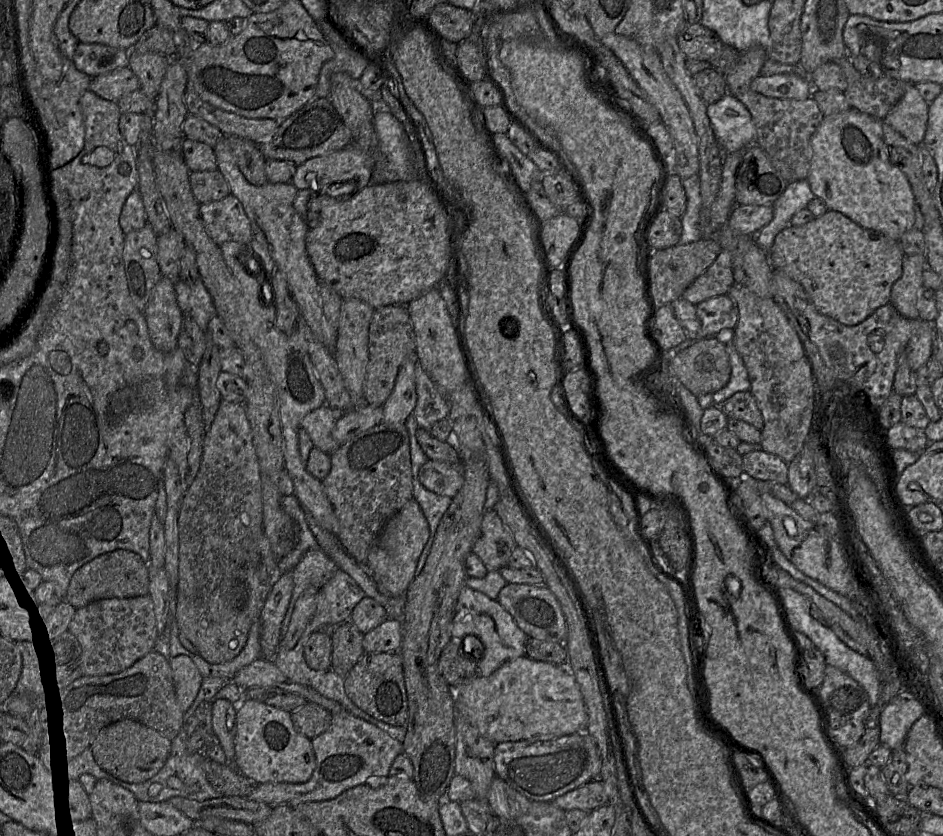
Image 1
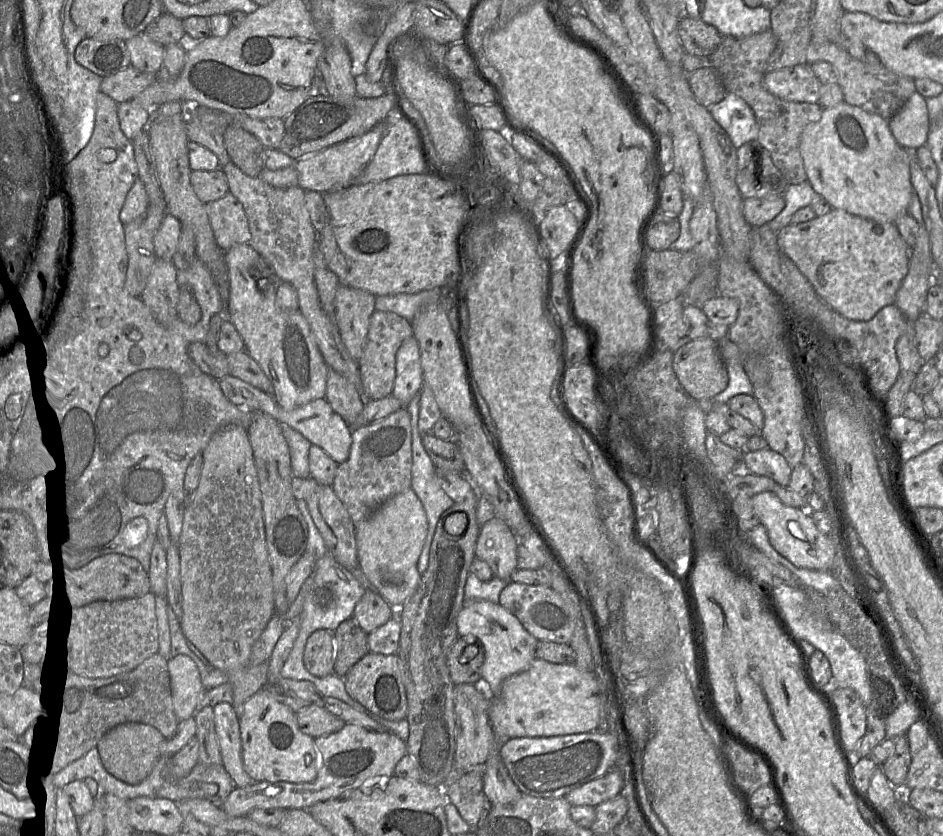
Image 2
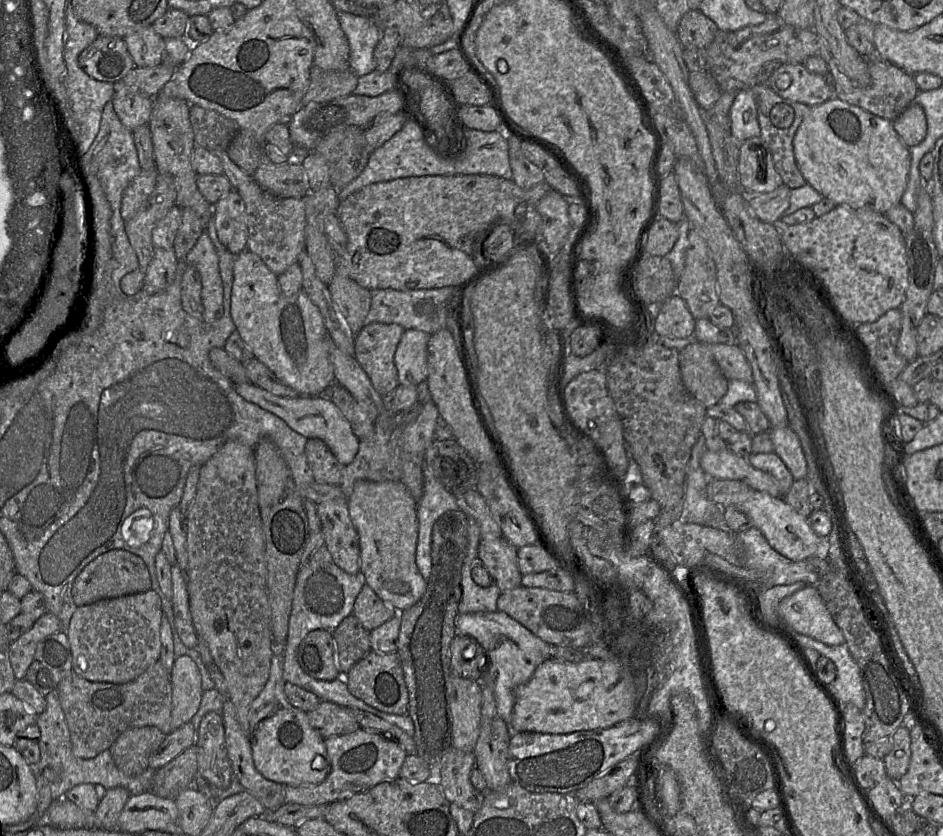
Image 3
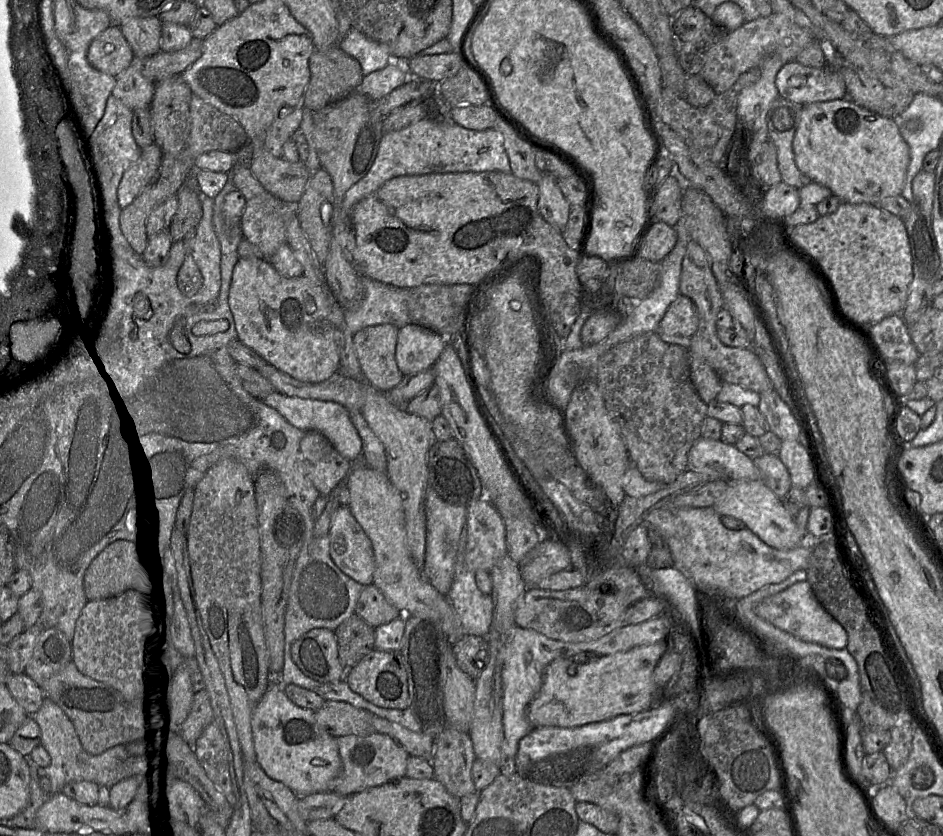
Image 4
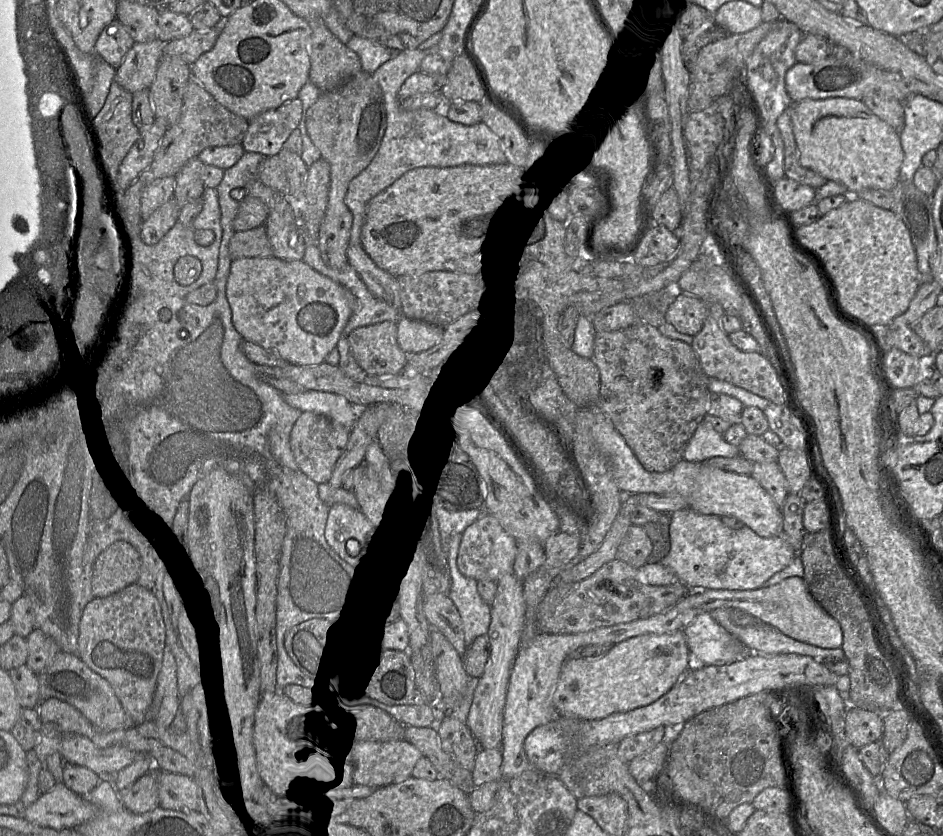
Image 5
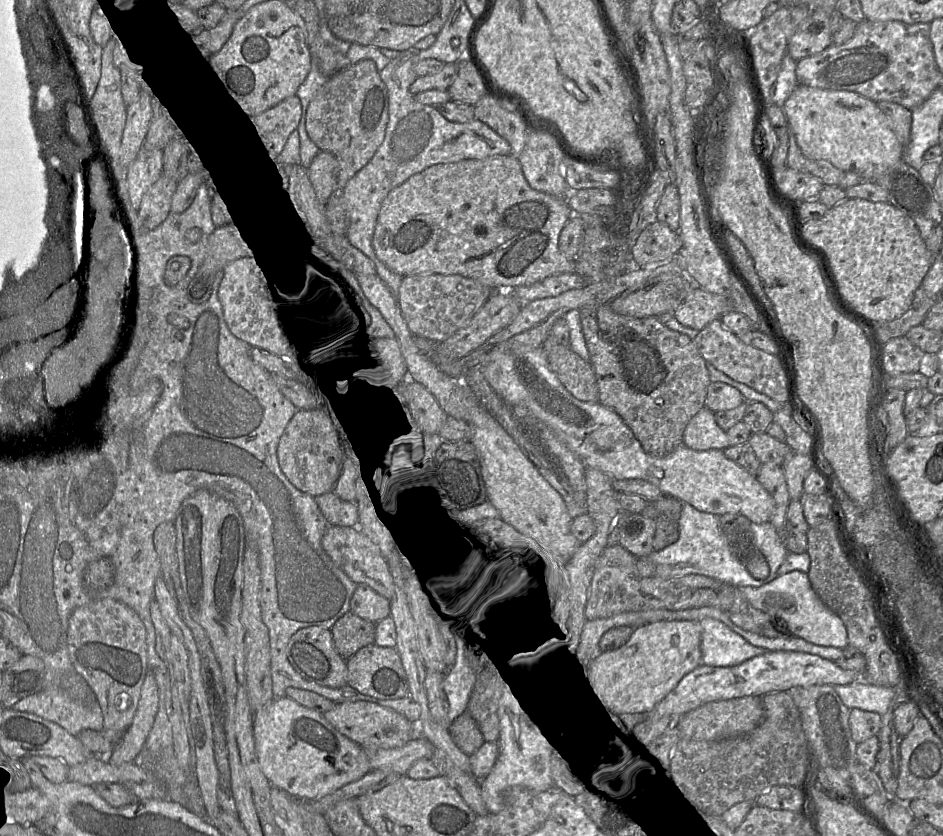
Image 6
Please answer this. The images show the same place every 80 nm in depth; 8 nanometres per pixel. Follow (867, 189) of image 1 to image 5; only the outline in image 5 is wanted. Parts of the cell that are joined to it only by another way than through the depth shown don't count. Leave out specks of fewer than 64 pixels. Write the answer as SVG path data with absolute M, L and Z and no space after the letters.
M844 97L804 99L792 102L790 107L799 161L803 167L820 174L828 181L845 185L849 195L857 194L865 189L892 190L899 182L904 159L900 136L894 128L875 115L861 100Z

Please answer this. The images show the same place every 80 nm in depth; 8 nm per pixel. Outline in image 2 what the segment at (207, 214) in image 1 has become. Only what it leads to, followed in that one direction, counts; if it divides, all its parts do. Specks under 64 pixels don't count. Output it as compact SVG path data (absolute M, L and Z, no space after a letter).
M231 192L205 205L216 242L223 251L250 242L247 215L242 203Z

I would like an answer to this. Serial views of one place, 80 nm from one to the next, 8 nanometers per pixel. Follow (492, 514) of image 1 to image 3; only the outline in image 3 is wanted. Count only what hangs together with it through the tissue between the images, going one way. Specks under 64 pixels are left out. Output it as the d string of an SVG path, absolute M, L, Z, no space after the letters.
M503 536L497 539L481 539L479 543L479 561L501 593L521 586L522 574L518 567L517 549Z

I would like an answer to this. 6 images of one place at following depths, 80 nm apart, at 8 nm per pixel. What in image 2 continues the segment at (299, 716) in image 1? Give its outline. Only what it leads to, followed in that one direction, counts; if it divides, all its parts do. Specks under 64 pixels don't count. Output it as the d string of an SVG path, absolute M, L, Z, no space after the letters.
M316 704L299 709L295 716L301 732L314 739L338 732L346 724L344 720Z

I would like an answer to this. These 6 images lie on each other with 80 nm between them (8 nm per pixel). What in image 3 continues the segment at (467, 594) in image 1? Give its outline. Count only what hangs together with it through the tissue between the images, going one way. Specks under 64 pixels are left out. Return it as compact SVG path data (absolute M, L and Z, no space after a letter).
M503 611L458 614L455 624L456 635L470 635L485 649L489 658L487 673L493 673L495 676L494 696L497 710L508 725L514 707L515 689L526 683L536 668L550 658L551 645Z

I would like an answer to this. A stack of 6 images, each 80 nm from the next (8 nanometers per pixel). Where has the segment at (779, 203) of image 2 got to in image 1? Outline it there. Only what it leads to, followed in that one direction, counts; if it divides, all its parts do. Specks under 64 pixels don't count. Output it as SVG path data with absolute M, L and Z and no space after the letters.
M736 205L727 223L737 233L756 235L773 218L772 206Z

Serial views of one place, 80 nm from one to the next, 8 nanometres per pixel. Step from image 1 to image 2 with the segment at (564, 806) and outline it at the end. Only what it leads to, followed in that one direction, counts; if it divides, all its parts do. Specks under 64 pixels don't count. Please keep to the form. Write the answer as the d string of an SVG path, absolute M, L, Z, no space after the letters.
M611 769L605 775L573 789L564 797L571 806L590 805L593 807L616 797L624 785L619 769Z

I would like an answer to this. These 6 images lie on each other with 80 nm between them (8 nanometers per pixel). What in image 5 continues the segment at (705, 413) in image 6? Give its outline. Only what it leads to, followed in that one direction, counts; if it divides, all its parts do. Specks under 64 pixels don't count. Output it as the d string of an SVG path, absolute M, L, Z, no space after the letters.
M702 420L685 447L683 459L689 462L705 462L712 457L738 455L741 455L738 446L728 443L722 434Z

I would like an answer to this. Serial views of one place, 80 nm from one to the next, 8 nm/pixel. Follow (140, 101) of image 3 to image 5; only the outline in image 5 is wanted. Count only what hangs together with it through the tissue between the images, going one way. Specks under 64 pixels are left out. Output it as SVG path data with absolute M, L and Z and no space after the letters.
M157 38L148 42L134 42L116 68L115 81L131 94L149 89L163 57L164 46L165 43Z

